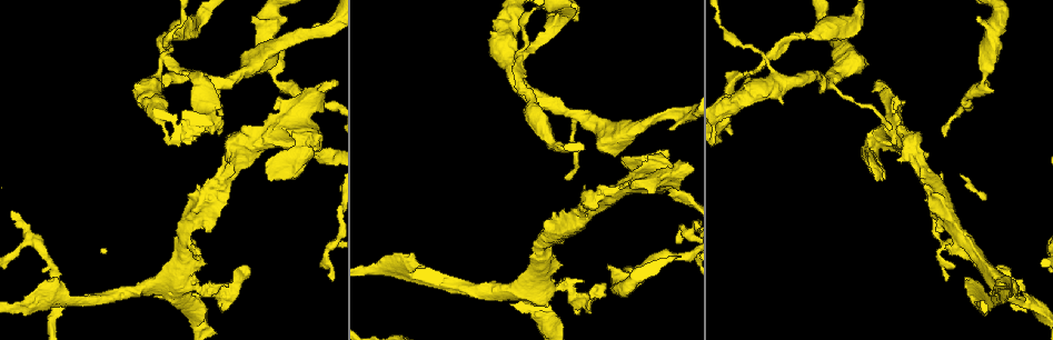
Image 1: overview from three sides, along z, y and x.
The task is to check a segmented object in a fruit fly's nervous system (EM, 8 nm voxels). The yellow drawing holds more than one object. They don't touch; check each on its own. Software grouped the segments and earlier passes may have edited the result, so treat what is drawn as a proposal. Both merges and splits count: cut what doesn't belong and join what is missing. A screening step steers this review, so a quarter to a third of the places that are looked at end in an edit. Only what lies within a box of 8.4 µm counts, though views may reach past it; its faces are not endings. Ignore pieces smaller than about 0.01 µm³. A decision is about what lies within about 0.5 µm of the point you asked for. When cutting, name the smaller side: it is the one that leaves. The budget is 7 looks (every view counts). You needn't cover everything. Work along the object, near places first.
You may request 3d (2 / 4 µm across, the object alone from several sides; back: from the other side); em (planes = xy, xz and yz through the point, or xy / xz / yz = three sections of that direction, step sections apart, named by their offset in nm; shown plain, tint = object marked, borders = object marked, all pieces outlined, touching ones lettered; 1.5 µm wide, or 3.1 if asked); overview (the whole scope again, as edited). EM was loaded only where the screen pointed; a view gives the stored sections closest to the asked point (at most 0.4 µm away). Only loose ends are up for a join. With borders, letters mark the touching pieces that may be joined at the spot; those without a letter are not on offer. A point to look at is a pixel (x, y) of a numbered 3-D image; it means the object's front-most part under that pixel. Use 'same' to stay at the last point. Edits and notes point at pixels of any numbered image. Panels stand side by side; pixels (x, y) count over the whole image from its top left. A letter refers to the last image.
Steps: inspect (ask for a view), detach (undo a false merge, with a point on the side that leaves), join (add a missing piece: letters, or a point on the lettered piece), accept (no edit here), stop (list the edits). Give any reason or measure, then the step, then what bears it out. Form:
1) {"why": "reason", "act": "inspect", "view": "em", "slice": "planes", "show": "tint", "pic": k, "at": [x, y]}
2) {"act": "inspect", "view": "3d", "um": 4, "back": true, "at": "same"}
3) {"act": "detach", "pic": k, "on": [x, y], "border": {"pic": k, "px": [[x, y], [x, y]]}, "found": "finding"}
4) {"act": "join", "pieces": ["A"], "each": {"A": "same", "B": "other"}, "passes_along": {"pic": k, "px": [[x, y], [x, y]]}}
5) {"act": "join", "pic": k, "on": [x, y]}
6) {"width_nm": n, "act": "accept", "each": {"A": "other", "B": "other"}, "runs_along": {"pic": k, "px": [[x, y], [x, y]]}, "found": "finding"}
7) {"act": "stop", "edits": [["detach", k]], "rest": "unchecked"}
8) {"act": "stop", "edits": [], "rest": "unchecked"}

{"why": "branch stops here", "act": "inspect", "view": "3d", "um": 2, "back": true, "pic": 1, "at": [966, 278]}

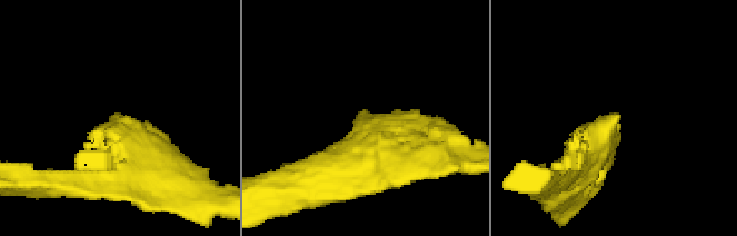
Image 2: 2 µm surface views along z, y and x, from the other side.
{"why": "now the EM", "act": "inspect", "view": "em", "slice": "yz", "step": 4, "show": "tint", "pic": 2, "at": [614, 118]}

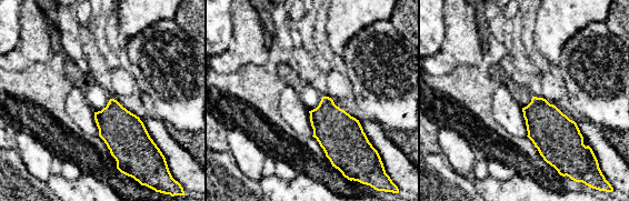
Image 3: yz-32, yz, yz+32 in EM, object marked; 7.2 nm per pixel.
{"act": "inspect", "view": "em", "slice": "yz", "step": 4, "show": "borders", "at": "same"}

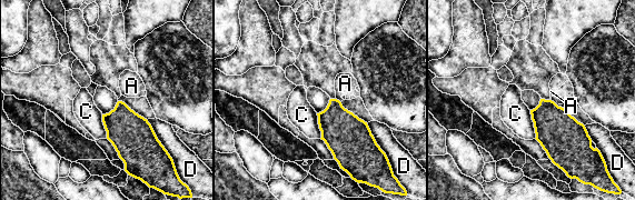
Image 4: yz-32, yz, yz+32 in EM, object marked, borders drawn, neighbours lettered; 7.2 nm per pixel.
{"act": "accept", "each": {"A": "other", "C": "other", "D": "other"}, "border": {"pic": 4, "px": [[529, 110], [535, 138]]}, "found": "no lettered piece goes on from it"}

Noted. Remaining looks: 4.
{"why": "branch stops here", "act": "inspect", "view": "3d", "um": 2, "pic": 1, "at": [1000, 269]}

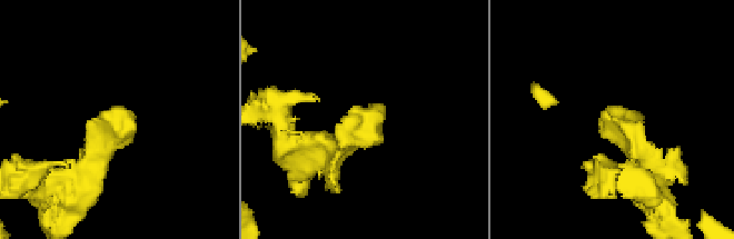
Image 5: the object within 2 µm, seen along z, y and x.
{"why": "need the tissue", "act": "inspect", "view": "em", "slice": "planes", "show": "borders", "pic": 5, "at": [602, 123]}

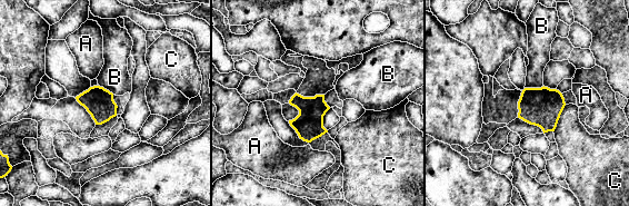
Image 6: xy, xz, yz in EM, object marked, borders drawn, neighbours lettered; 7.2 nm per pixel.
{"act": "accept", "each": {"A": "other", "B": "other", "C": "other"}, "border": {"pic": 6, "px": [[543, 86], [525, 88]]}, "found": "none of them fits"}

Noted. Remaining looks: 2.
{"why": "an open end", "act": "inspect", "view": "em", "slice": "planes", "show": "borders", "pic": 1, "at": [884, 178]}

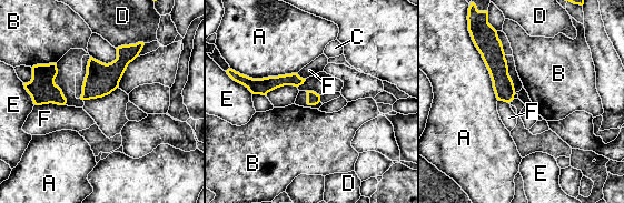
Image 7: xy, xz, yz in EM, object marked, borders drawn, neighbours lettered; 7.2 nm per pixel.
{"act": "join", "pieces": ["F"], "each": {"A": "other", "B": "other", "C": "other", "D": "other", "E": "other", "F": "same"}, "passes_along": {"pic": 7, "px": [[42, 89], [49, 102], [45, 119]]}, "found": "it goes on there"}

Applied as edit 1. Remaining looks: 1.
{"act": "stop", "edits": [["join", 7]], "rest": "unchecked"}

